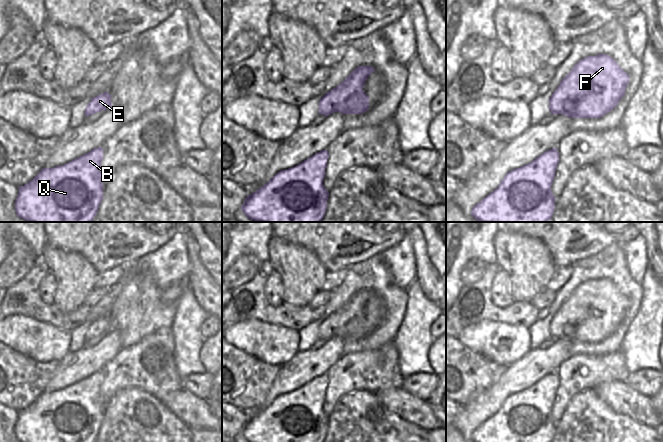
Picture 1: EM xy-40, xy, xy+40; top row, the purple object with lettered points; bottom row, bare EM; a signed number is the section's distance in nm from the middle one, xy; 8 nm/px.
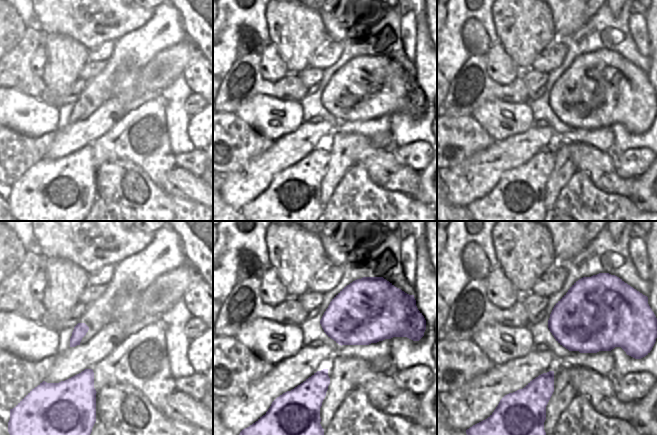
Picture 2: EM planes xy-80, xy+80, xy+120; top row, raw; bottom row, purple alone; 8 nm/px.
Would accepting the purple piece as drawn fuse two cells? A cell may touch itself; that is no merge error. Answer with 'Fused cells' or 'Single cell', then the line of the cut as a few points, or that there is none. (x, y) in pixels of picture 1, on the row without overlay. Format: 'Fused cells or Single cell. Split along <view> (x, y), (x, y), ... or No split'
Single cell. No split

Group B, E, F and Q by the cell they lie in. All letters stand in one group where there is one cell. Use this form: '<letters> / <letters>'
B E F Q

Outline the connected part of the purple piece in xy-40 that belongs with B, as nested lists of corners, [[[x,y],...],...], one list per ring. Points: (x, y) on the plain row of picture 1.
[[[102,371],[54,392],[43,392],[30,406],[19,410],[15,435],[20,442],[94,442],[103,423]]]

